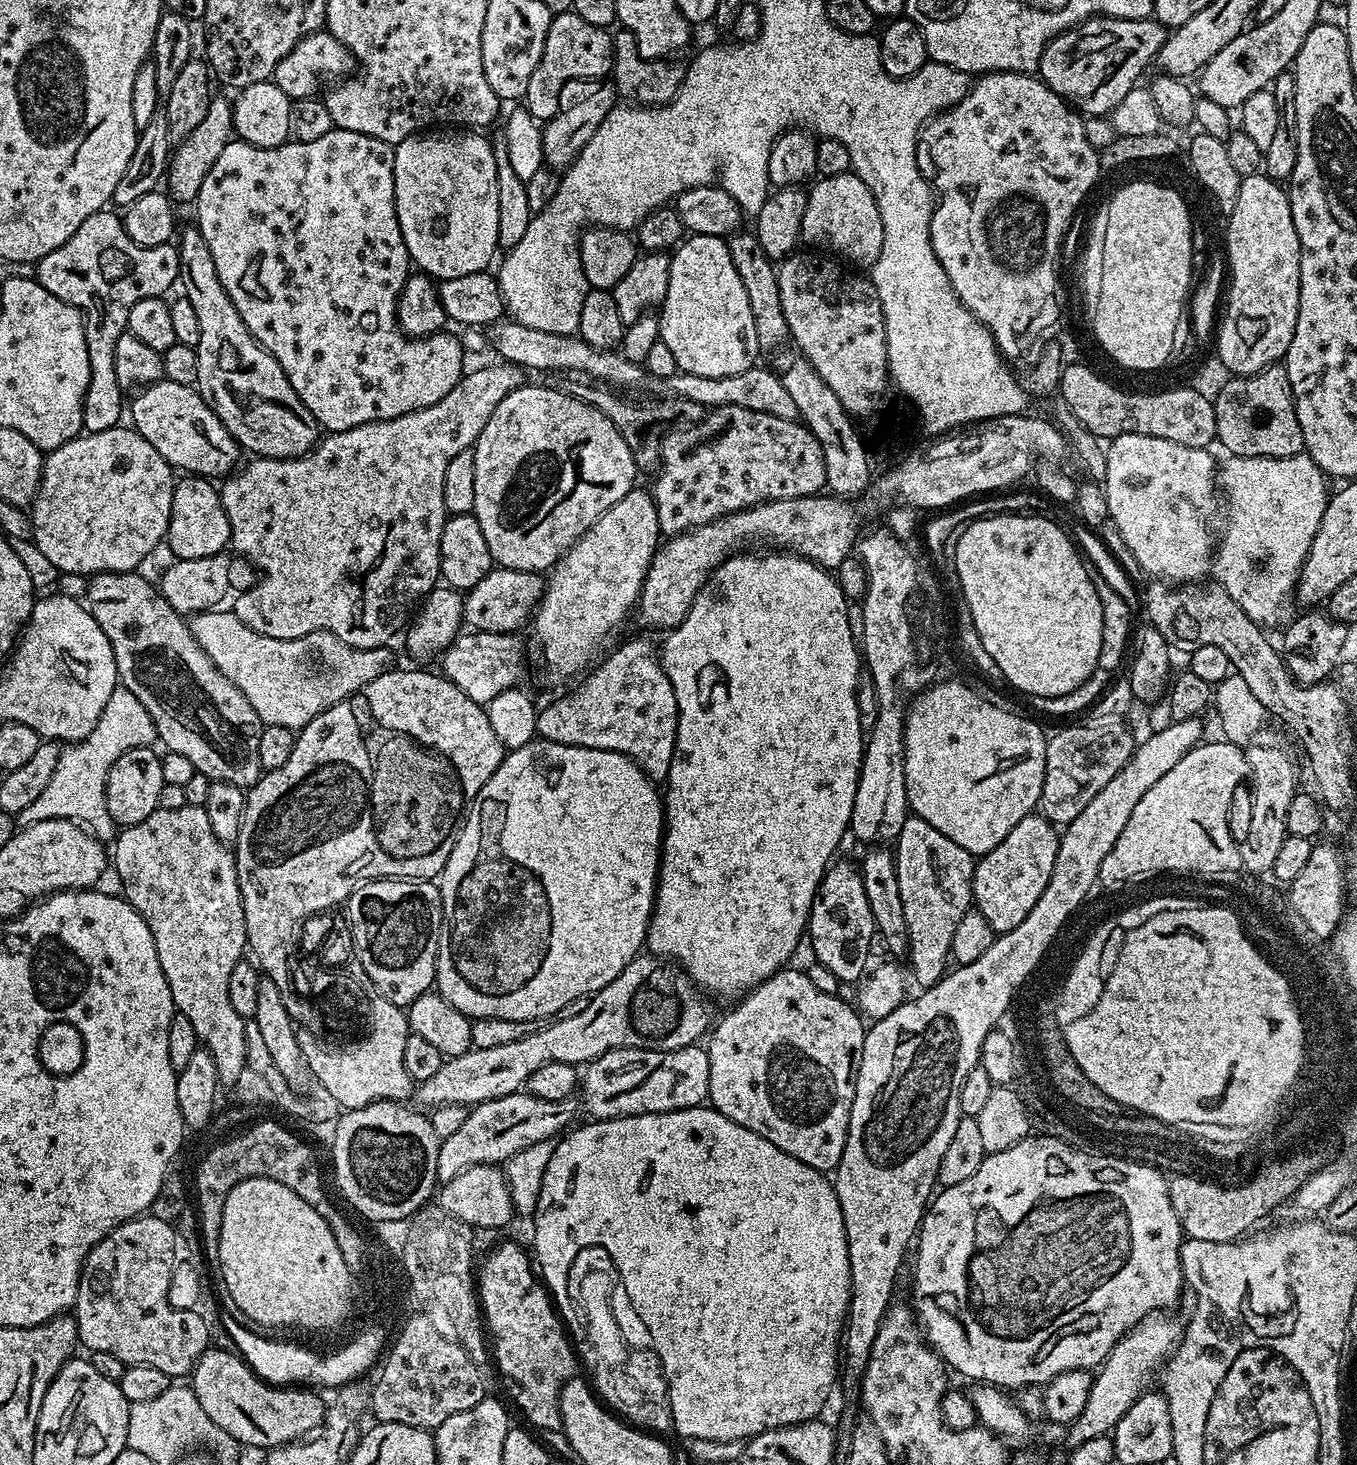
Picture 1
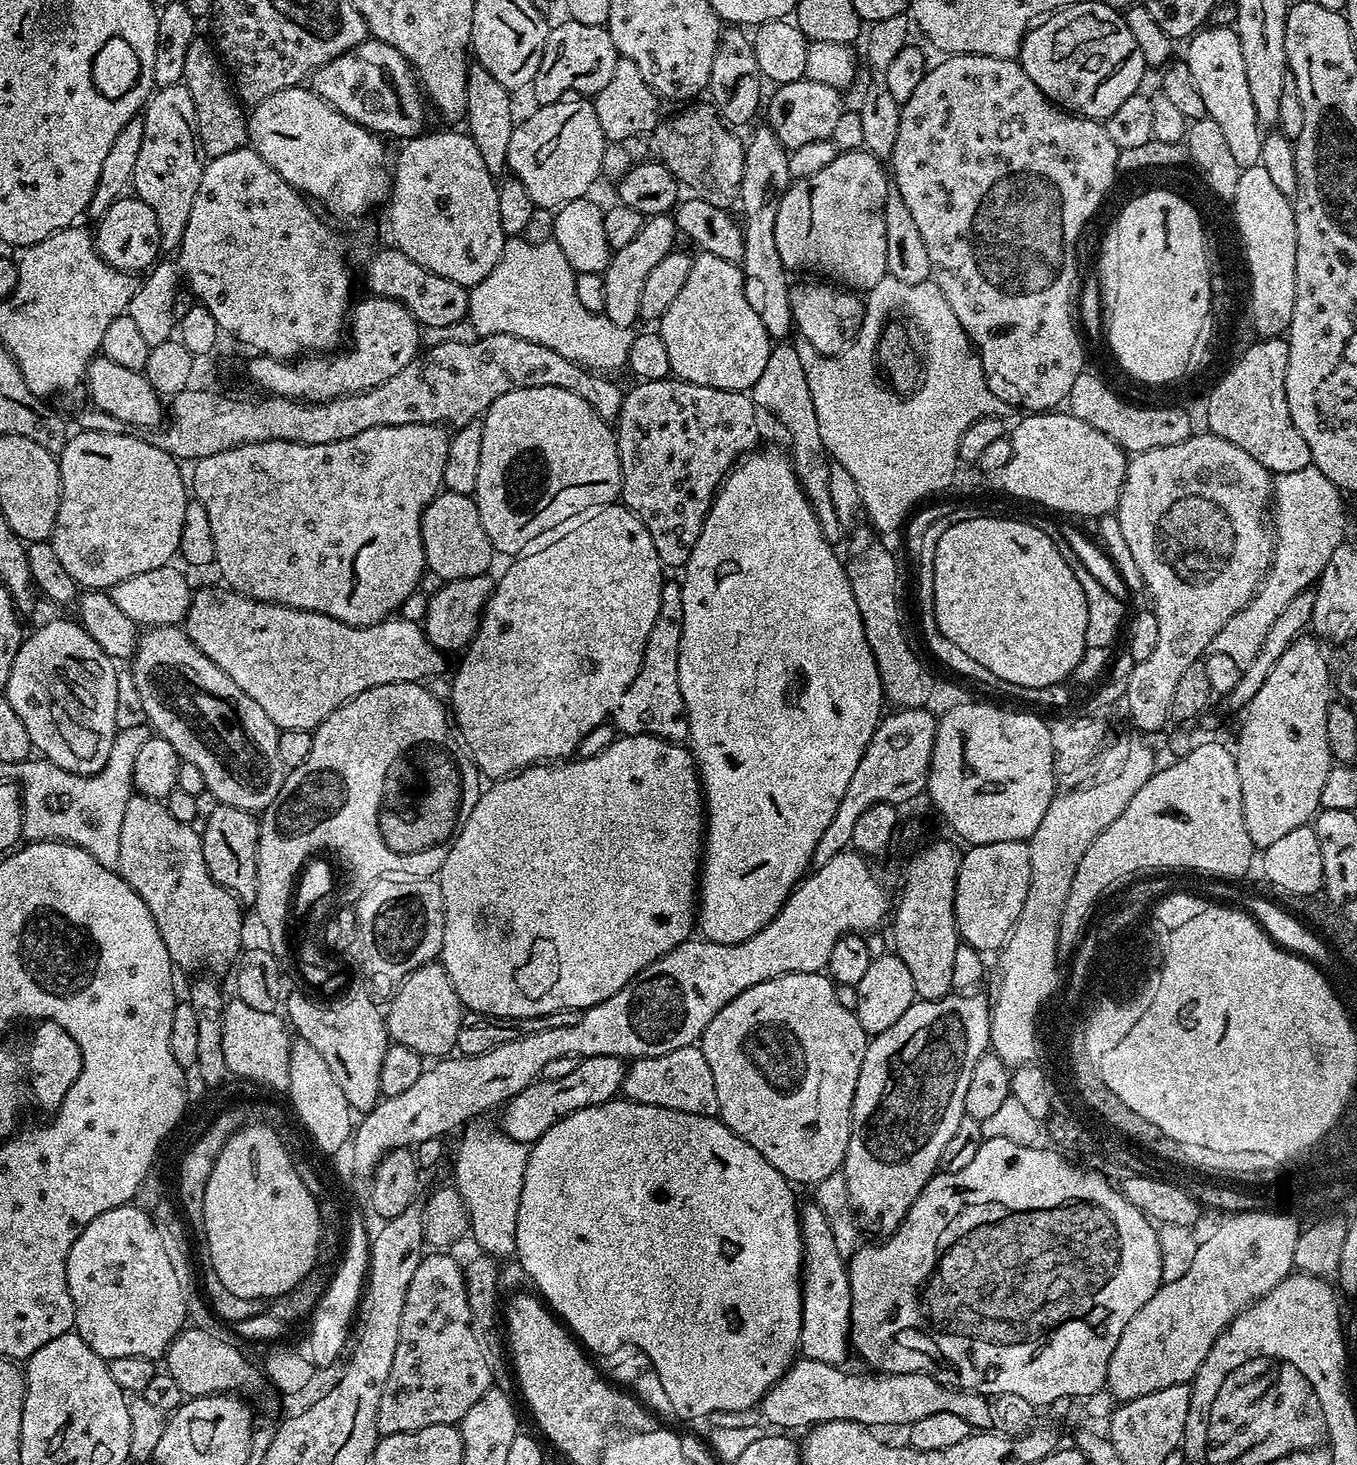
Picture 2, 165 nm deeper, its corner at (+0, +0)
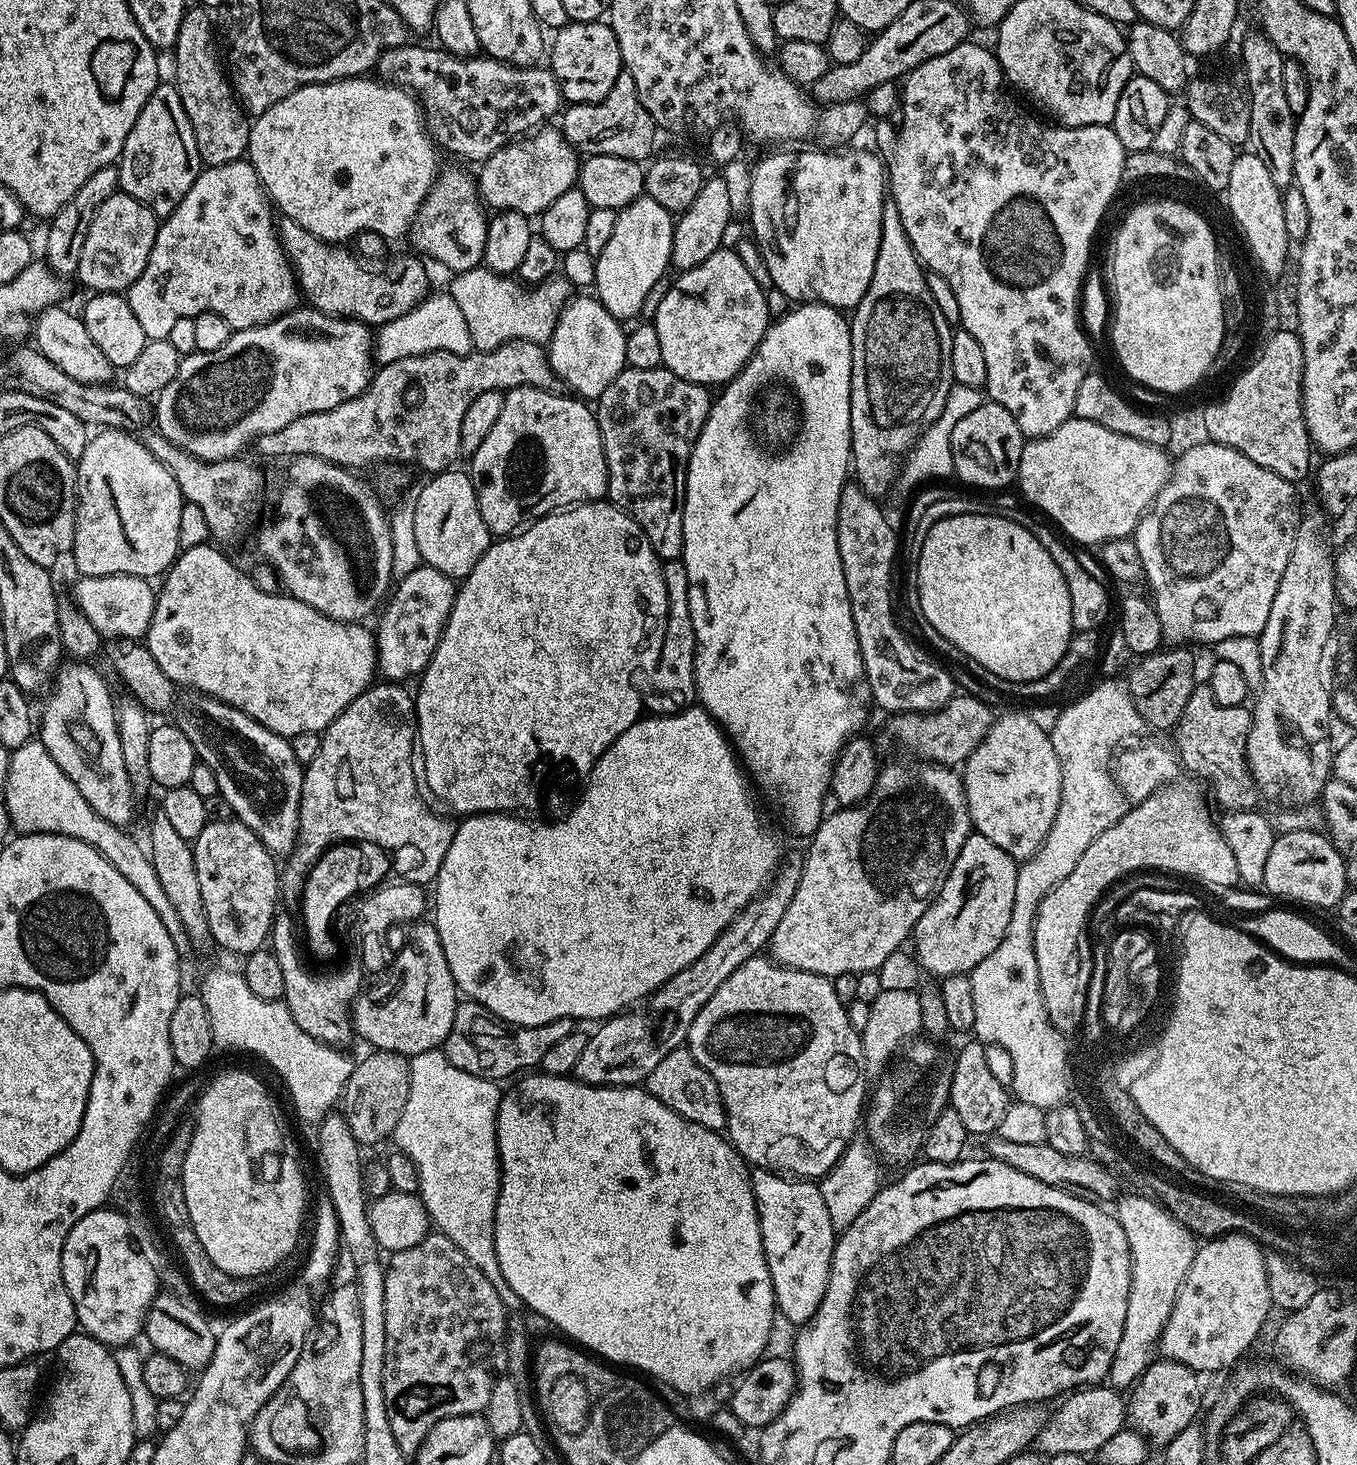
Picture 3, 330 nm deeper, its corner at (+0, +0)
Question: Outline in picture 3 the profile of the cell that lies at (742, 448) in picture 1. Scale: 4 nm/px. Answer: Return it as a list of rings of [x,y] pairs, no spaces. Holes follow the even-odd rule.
[[[663,366],[650,370],[625,367],[594,400],[608,471],[607,499],[638,522],[661,562],[679,560],[684,554],[684,483],[692,447],[712,409],[713,397],[708,392],[705,385],[678,378]]]

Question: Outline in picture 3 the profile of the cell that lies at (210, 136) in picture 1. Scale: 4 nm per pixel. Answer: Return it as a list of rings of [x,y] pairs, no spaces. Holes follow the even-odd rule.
[[[201,6],[185,11],[182,26],[178,26],[174,55],[176,55],[174,83],[178,90],[178,98],[182,98],[182,106],[186,106],[186,118],[190,118],[190,126],[194,126],[194,142],[198,142],[201,165],[213,168],[241,159],[248,150],[250,120],[232,90],[232,81],[226,75],[226,68],[222,63],[221,53],[218,51],[218,36],[214,31],[214,16],[209,9]]]

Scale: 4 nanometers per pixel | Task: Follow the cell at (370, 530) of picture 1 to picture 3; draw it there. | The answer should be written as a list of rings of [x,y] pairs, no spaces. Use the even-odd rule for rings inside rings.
[[[148,430],[143,433],[142,441],[158,462],[174,474],[174,482],[182,490],[185,501],[199,506],[202,514],[206,514],[206,526],[209,537],[216,540],[232,540],[240,532],[240,519],[244,511],[256,500],[260,492],[260,472],[252,464],[247,464],[244,458],[231,460],[199,460],[186,450],[174,446],[161,432]]]

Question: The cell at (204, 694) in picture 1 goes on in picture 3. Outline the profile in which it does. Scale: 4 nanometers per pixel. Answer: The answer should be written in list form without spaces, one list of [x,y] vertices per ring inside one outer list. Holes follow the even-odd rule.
[[[203,694],[189,696],[192,697],[184,705],[179,705],[178,726],[182,734],[190,738],[190,746],[194,746],[197,761],[214,770],[214,778],[218,778],[218,793],[229,803],[232,816],[254,830],[254,834],[258,834],[266,850],[270,850],[273,856],[287,857],[295,849],[300,835],[300,803],[304,781],[304,768],[295,758],[289,741],[266,730],[266,726],[254,722],[254,718],[242,714],[242,710],[231,708],[226,702]]]

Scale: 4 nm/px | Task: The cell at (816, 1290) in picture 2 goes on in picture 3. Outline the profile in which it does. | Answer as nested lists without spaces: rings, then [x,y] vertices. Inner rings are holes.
[[[755,1167],[751,1173],[763,1256],[770,1270],[777,1311],[794,1326],[802,1326],[812,1320],[825,1296],[838,1232],[830,1220],[817,1183],[789,1178],[766,1168]]]

